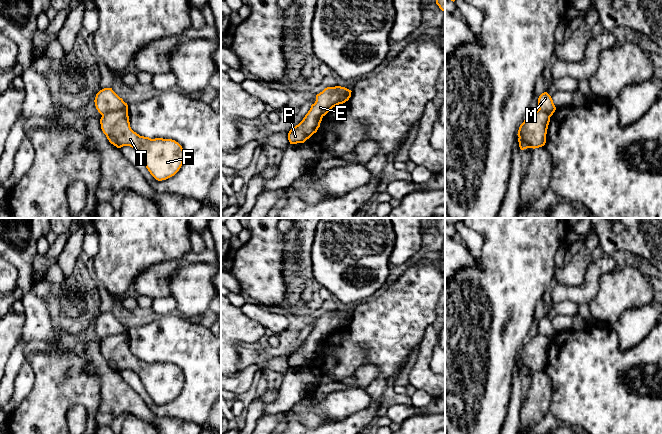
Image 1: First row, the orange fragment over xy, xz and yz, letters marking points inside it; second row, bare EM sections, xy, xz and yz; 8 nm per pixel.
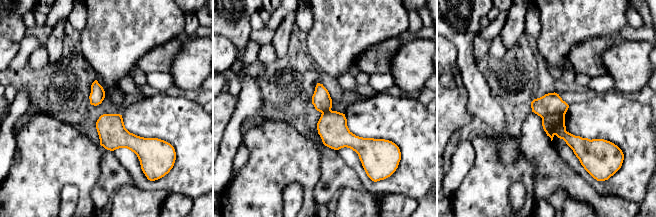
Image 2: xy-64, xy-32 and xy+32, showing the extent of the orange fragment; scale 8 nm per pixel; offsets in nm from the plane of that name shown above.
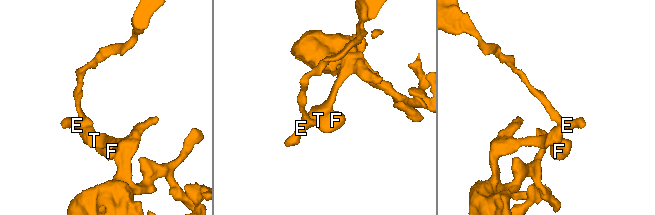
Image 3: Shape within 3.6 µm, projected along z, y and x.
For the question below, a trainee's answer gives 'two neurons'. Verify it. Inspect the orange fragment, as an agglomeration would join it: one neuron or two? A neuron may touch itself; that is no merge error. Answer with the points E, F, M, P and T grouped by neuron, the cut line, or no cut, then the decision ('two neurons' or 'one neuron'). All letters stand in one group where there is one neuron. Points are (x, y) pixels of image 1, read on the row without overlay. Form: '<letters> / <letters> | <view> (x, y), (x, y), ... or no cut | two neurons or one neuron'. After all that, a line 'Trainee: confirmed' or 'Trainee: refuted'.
E M P / F T | xy (127, 333), (110, 334), (102, 339) | two neurons
Trainee: confirmed

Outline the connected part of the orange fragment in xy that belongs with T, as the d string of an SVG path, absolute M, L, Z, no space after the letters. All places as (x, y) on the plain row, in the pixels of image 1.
M128 334L110 335L100 343L101 353L117 372L130 370L142 382L150 398L158 405L174 400L185 383L182 370L172 363L140 360L130 351Z

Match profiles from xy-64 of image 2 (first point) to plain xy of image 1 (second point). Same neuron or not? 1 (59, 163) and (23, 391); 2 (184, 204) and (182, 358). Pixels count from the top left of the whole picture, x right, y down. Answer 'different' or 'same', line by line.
1: different
2: different

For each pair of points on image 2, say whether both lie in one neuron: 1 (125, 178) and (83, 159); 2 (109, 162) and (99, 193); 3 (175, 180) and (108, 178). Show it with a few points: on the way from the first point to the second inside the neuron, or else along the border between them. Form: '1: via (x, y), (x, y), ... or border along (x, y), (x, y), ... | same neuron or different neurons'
1: border along (101, 152), (99, 178), (91, 188) | different neurons
2: via (109, 171), (107, 189) | same neuron
3: border along (118, 160), (134, 183) | different neurons

